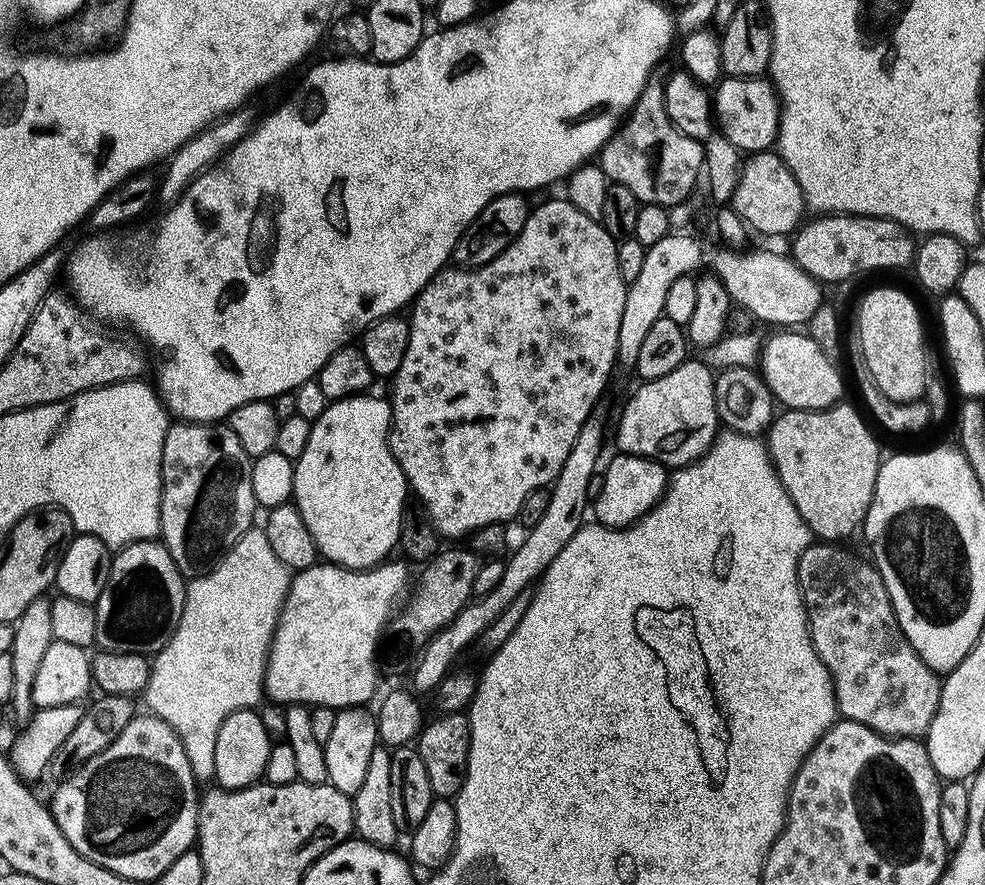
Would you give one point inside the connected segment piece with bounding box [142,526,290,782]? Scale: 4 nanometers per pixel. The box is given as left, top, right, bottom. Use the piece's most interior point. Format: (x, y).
(214, 666)

